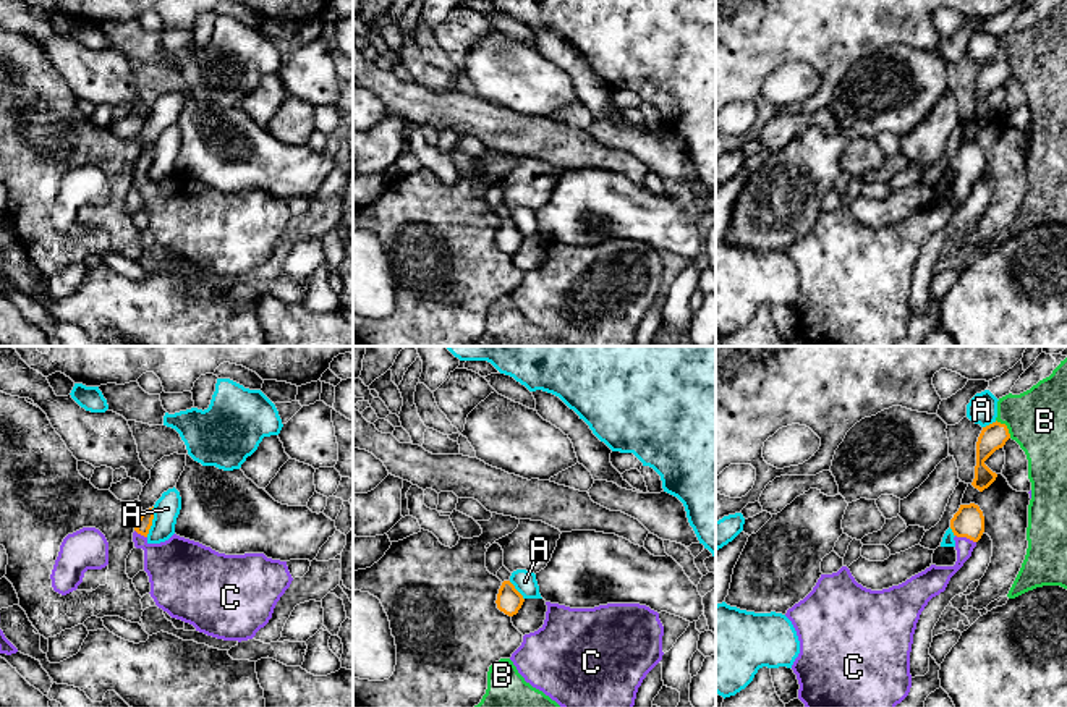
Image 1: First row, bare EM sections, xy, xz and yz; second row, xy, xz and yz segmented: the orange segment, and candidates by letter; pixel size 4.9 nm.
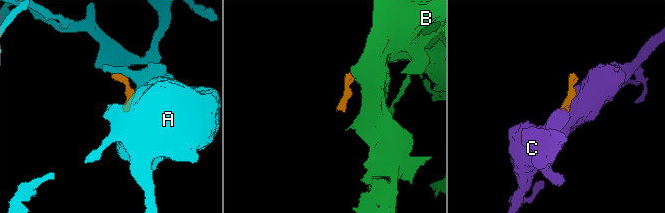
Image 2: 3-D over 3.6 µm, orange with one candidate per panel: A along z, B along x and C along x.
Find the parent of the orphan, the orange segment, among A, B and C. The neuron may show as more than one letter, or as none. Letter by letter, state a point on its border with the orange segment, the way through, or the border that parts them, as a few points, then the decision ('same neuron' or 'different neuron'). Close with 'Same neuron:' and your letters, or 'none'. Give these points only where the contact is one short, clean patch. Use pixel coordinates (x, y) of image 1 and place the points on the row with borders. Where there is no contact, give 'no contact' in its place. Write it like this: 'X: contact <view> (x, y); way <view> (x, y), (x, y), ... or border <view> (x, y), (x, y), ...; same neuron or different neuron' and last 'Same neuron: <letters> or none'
A: contact xy (151, 521); different neuron
B: contact yz (1006, 427); border yz (996, 419), (1006, 426), (1011, 437); different neuron
C: contact yz (965, 536); way yz (969, 521), (965, 536), (960, 562), (938, 578); same neuron
Same neuron: C

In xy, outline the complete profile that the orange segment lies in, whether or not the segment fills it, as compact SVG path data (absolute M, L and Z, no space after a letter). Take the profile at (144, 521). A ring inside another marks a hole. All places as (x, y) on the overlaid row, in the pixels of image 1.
M152 508L141 513L133 542L144 550L155 605L207 636L253 639L293 581L287 561L264 553L225 555L176 534L149 544L152 519Z

